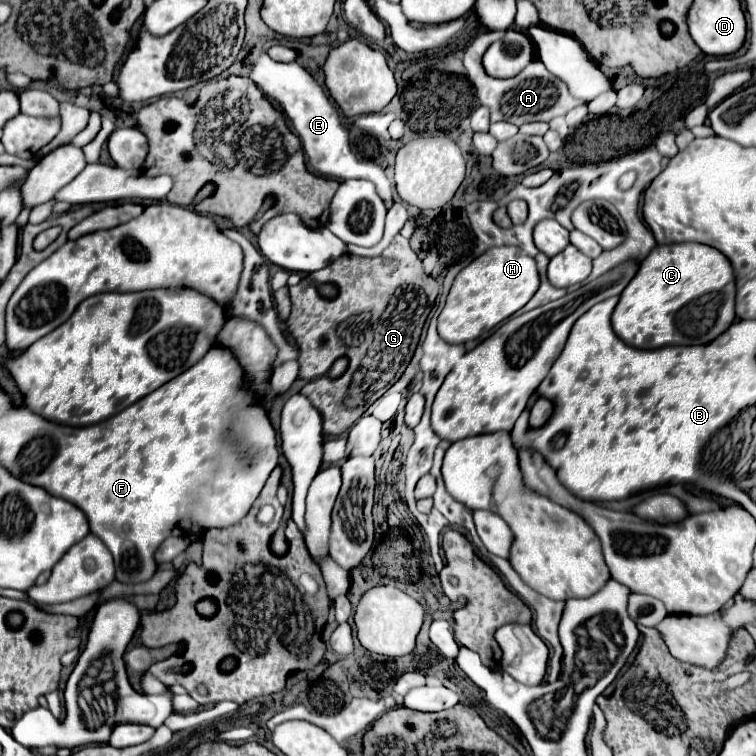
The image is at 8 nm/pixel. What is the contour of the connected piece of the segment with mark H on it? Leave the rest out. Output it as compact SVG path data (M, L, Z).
M497 245L471 261L455 277L439 315L437 331L447 343L465 343L477 339L483 331L493 329L515 311L519 311L537 291L539 273L535 257L517 245Z

